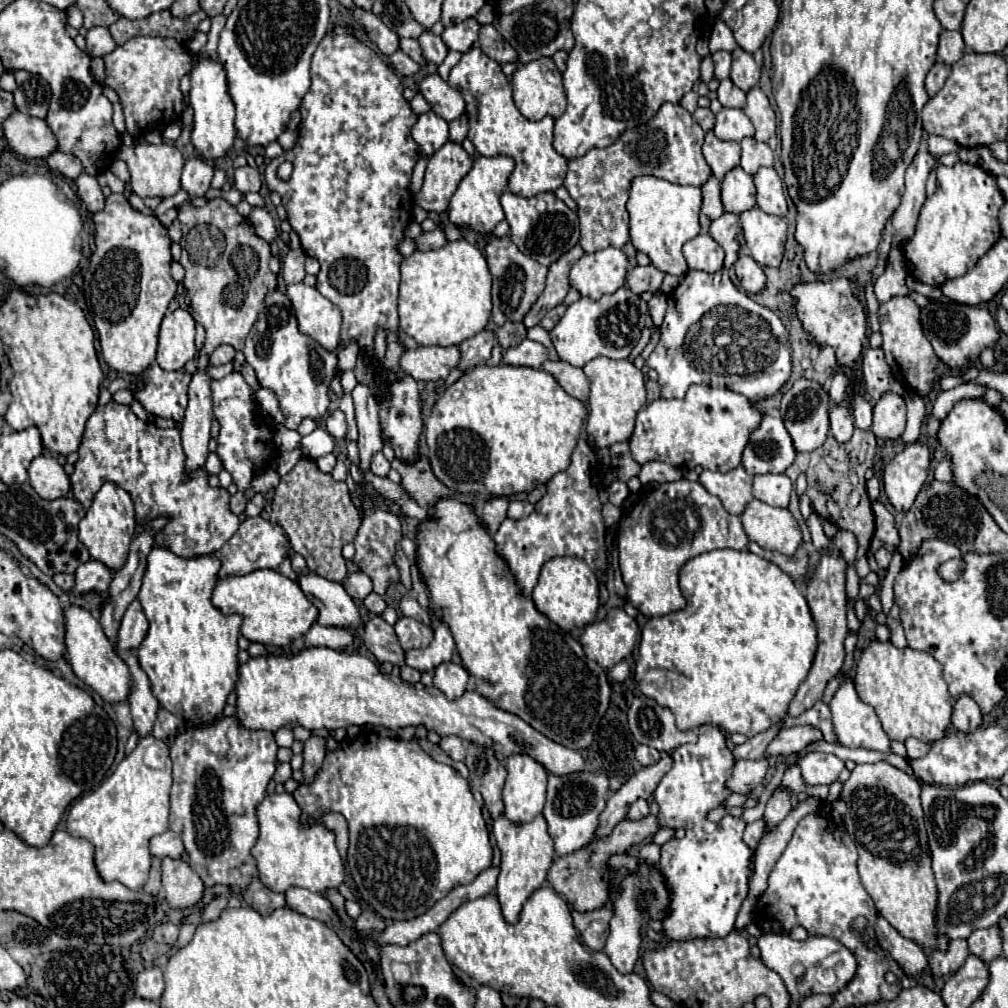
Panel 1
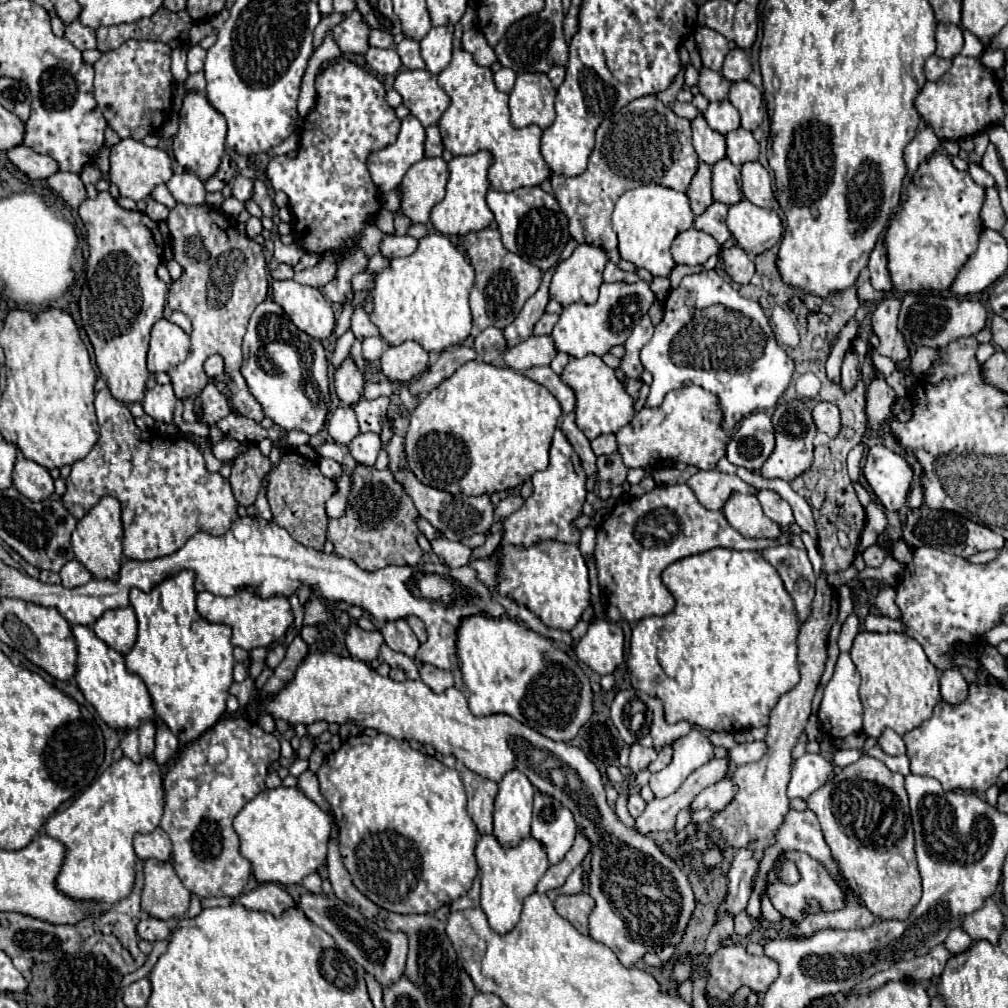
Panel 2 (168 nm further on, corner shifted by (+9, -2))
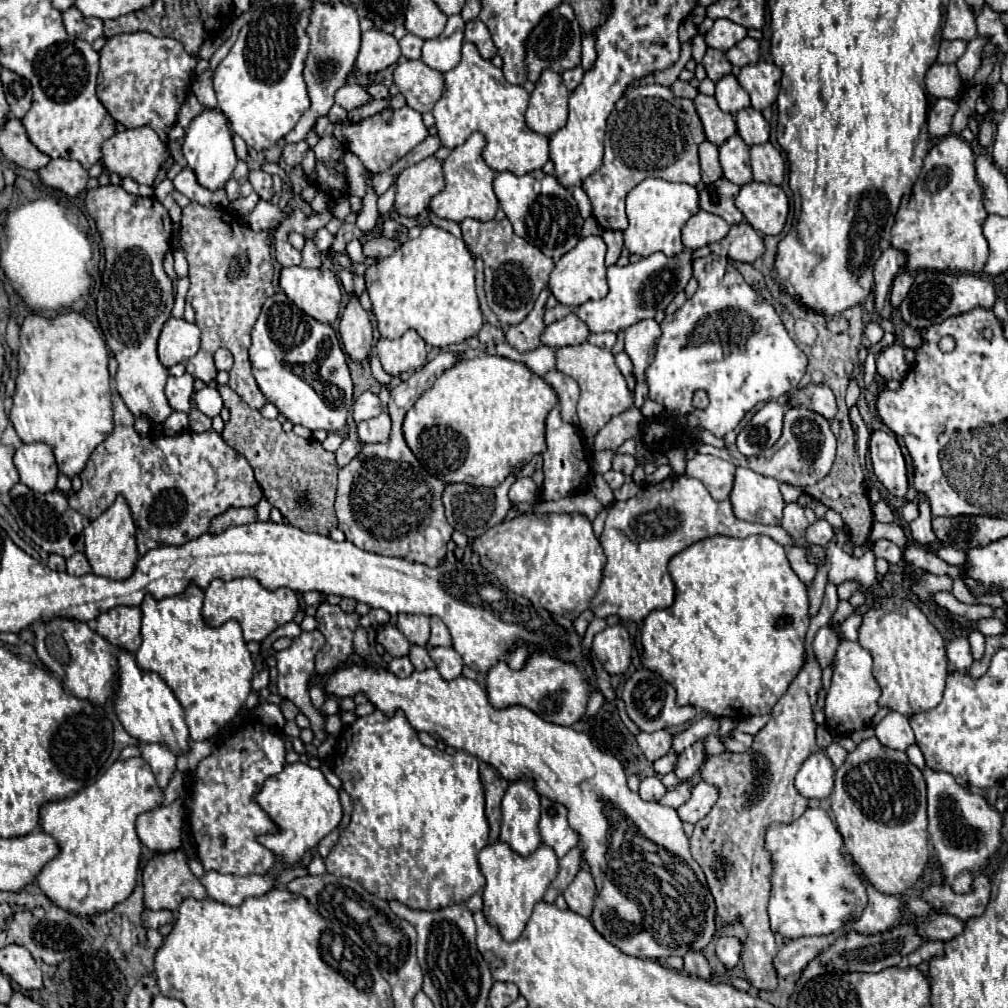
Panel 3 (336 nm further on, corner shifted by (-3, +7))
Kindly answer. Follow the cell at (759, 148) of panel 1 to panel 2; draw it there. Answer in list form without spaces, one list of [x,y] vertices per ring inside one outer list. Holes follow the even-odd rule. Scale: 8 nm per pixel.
[[[737,128],[733,132],[725,134],[727,140],[727,158],[735,164],[741,166],[745,162],[753,162],[759,156],[759,144],[753,138],[753,134],[749,130]]]

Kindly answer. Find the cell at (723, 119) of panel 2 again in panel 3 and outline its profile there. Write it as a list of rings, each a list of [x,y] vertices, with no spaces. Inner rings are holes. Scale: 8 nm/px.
[[[725,75],[725,79],[717,81],[715,99],[717,99],[721,111],[731,113],[731,115],[735,115],[737,111],[749,107],[749,95],[739,85],[739,81],[735,79],[735,75]]]

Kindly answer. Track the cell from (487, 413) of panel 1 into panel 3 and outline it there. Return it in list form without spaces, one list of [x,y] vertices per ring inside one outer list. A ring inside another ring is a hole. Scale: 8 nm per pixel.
[[[487,355],[475,359],[463,359],[445,371],[437,383],[417,399],[413,409],[407,411],[403,433],[405,441],[427,471],[445,483],[467,483],[475,487],[497,487],[511,473],[521,471],[535,455],[547,449],[545,443],[545,419],[553,407],[559,405],[559,397],[523,363]]]

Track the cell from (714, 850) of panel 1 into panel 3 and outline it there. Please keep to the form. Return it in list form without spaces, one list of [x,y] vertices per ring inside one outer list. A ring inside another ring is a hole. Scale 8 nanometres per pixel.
[[[703,739],[697,741],[697,743],[693,743],[689,749],[685,749],[679,755],[679,759],[675,763],[675,769],[673,769],[675,775],[679,777],[679,781],[691,779],[701,769],[705,757],[707,757],[707,753],[705,753],[705,741]]]

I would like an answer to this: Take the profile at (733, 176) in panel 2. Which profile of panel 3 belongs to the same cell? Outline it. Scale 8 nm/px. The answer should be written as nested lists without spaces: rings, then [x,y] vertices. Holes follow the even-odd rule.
[[[733,135],[719,147],[719,159],[723,177],[735,185],[747,185],[753,181],[749,165],[749,147],[739,135]]]

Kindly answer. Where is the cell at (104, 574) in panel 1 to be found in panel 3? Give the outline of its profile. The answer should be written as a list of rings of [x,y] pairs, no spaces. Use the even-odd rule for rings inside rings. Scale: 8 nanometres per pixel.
[[[75,553],[67,559],[67,573],[69,575],[87,575],[91,571],[91,565],[85,557],[85,553]]]

